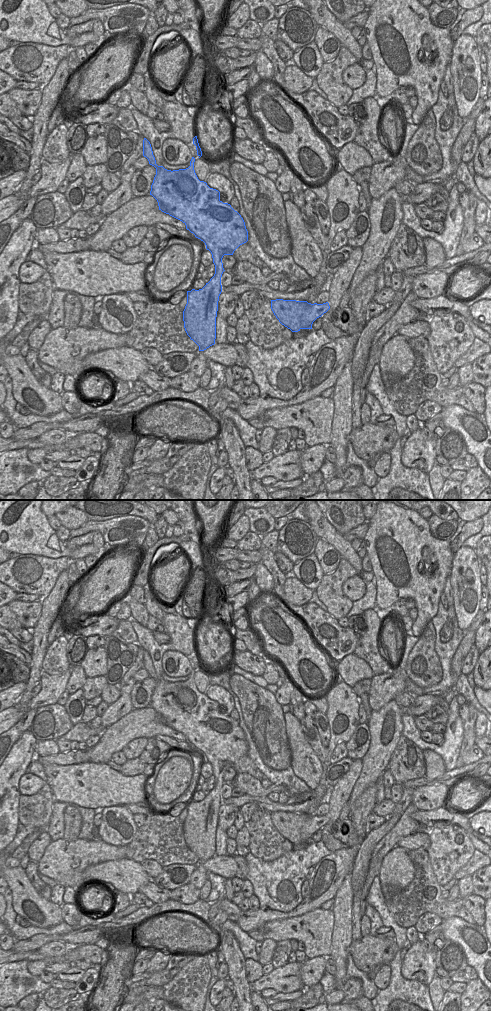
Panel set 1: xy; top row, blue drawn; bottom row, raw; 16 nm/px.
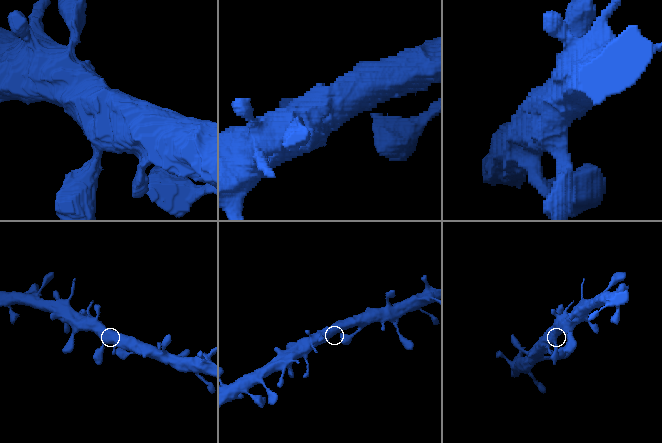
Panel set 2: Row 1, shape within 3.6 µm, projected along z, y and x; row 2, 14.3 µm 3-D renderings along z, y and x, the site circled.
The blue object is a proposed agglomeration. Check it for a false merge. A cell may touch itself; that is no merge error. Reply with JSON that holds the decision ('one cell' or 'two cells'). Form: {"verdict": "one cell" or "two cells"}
{"verdict": "one cell"}

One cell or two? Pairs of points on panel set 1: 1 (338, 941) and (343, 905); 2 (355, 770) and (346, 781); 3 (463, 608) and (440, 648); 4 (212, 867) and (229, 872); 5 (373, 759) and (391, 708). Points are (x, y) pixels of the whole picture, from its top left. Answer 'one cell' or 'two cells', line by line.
1: one cell
2: one cell
3: two cells
4: one cell
5: one cell

